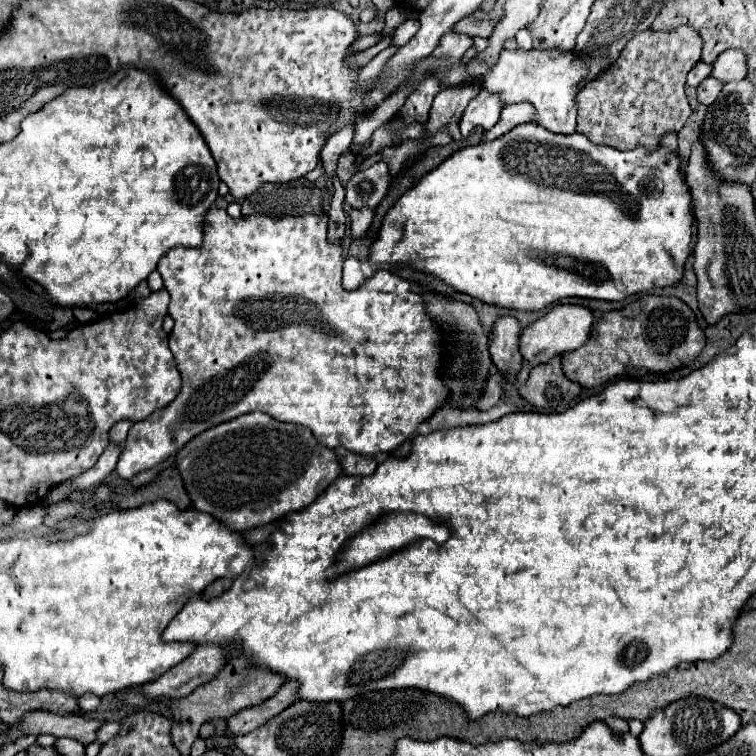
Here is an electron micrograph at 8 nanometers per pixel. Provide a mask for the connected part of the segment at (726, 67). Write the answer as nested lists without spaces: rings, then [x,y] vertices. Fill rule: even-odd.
[[[730,49],[730,51],[724,51],[716,63],[714,63],[714,71],[712,71],[712,77],[716,77],[718,81],[740,81],[742,77],[746,77],[746,55],[744,51],[740,49]]]

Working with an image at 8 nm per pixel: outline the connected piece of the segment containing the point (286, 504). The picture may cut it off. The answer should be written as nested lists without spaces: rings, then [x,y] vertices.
[[[262,411],[244,413],[236,419],[206,429],[206,433],[200,433],[188,445],[184,445],[182,451],[178,451],[176,467],[182,473],[194,509],[218,517],[226,527],[234,531],[256,529],[278,521],[288,513],[302,511],[314,503],[316,497],[326,491],[326,487],[342,473],[334,449],[320,445],[310,429],[292,423],[280,423]]]

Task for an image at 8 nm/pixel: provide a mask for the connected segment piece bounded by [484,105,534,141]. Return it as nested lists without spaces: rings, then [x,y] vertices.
[[[508,105],[500,113],[500,121],[490,131],[484,133],[484,141],[492,141],[492,139],[508,133],[510,127],[526,123],[526,121],[534,121],[534,117],[530,117],[530,105]]]

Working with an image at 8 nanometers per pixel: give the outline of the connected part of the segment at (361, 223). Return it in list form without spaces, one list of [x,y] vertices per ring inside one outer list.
[[[352,209],[350,211],[350,229],[352,229],[352,237],[354,239],[358,239],[358,237],[362,237],[366,231],[368,231],[368,227],[370,227],[370,223],[372,223],[372,219],[374,219],[374,209]]]

